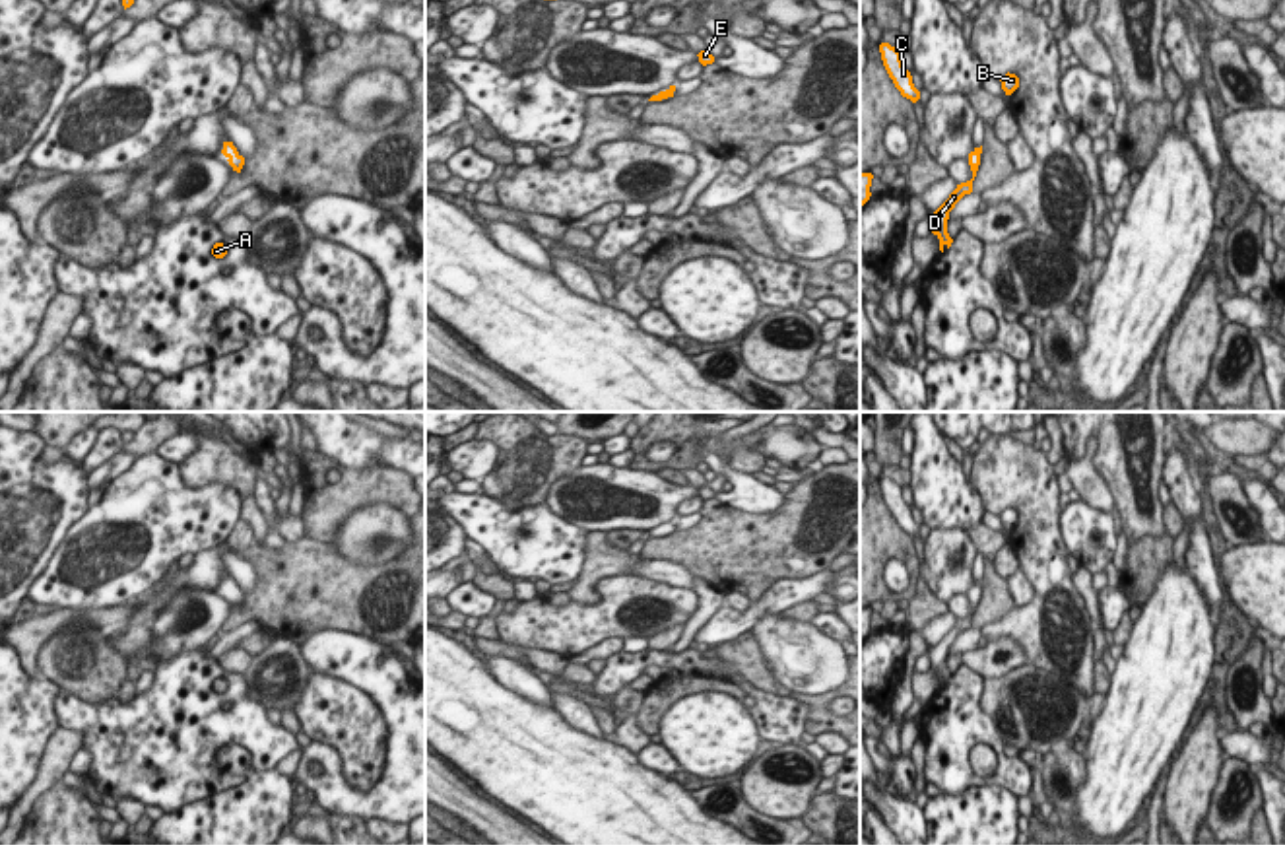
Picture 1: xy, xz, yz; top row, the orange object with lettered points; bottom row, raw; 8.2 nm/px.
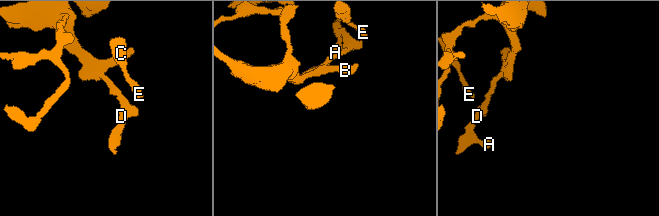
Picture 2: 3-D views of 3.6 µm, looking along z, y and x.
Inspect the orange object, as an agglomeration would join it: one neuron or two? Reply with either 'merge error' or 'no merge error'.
no merge error

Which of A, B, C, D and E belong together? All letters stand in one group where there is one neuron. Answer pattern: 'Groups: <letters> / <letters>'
Groups: A B C D E

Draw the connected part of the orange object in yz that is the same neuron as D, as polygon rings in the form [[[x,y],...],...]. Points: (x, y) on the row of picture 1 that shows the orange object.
[[[982,146],[980,148],[974,148],[971,153],[969,153],[969,165],[971,165],[971,171],[972,171],[972,179],[971,181],[967,181],[967,183],[961,183],[961,185],[957,185],[957,188],[949,194],[949,198],[930,216],[930,225],[932,225],[932,233],[939,239],[939,251],[943,253],[943,249],[947,247],[951,247],[951,243],[953,243],[953,239],[949,237],[949,233],[947,233],[947,220],[949,220],[949,212],[955,208],[955,204],[965,196],[965,194],[971,194],[972,192],[972,181],[974,181],[974,177],[976,177],[976,171],[978,171],[978,165],[980,165],[980,153],[982,153]]]

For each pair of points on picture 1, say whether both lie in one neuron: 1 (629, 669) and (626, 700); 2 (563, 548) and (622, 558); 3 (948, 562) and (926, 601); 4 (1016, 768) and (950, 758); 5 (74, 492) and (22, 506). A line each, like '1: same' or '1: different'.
1: different
2: different
3: different
4: same
5: same

